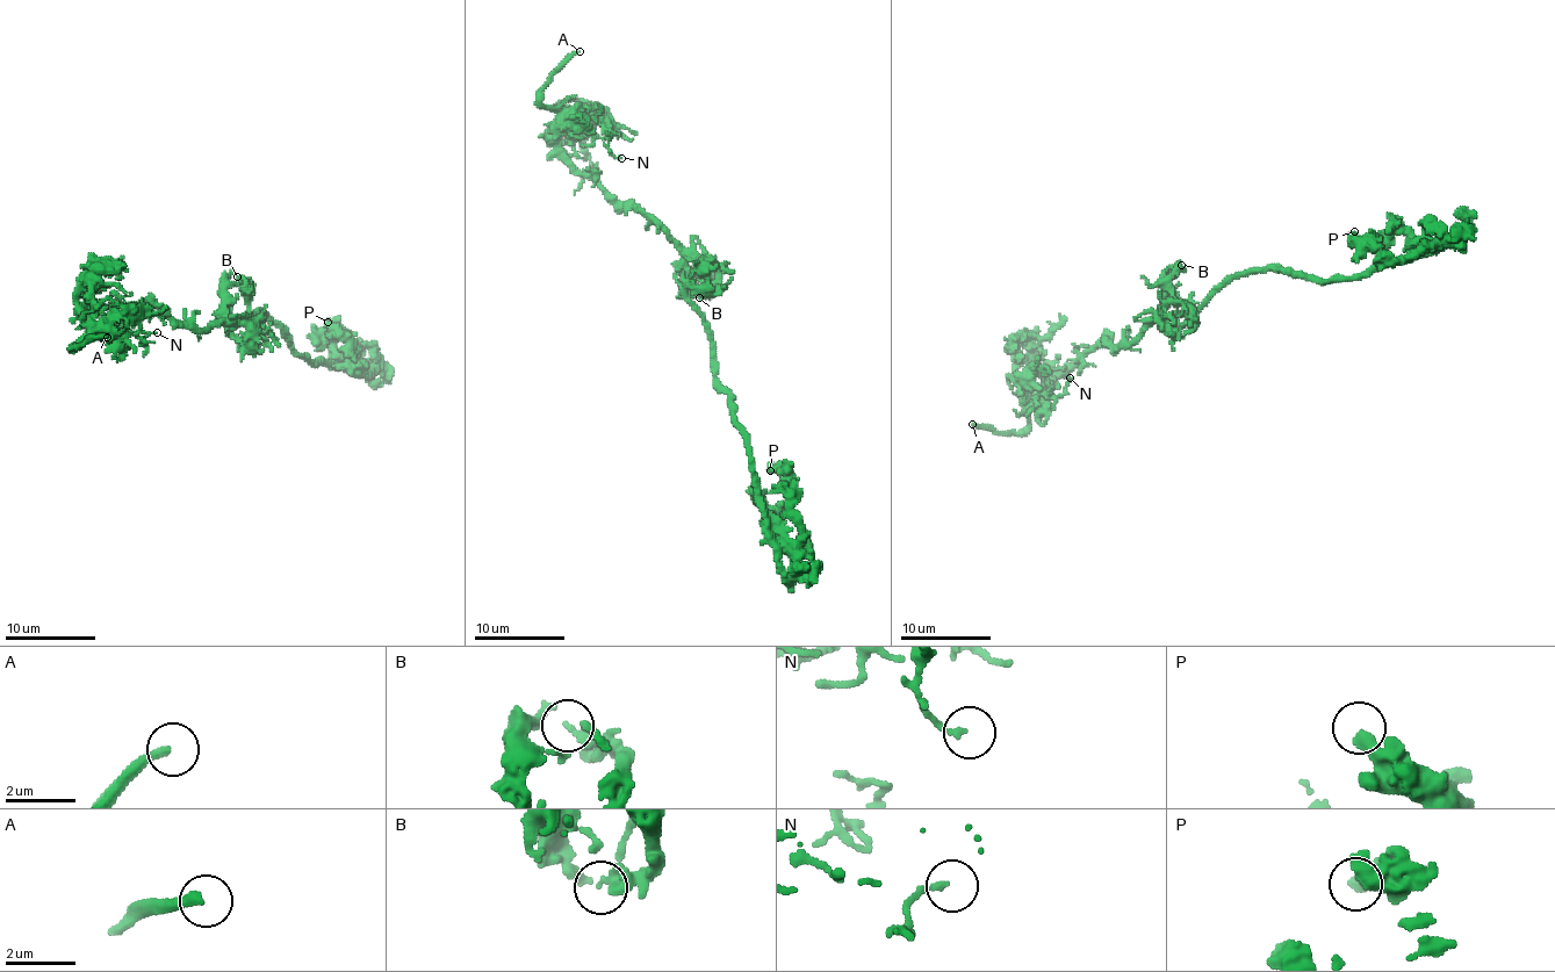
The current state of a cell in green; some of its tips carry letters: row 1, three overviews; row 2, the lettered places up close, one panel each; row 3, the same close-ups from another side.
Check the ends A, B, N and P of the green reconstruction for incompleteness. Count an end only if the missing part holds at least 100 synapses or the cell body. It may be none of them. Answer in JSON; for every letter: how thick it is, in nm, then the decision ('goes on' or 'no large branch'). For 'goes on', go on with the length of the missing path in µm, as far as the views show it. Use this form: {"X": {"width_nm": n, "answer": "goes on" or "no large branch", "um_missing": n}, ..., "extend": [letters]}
{"A": {"width_nm": 280, "answer": "goes on", "um_missing": 60}, "B": {"width_nm": 200, "answer": "no large branch"}, "N": {"width_nm": 170, "answer": "no large branch"}, "P": {"width_nm": 400, "answer": "no large branch"}, "extend": ["A"]}

